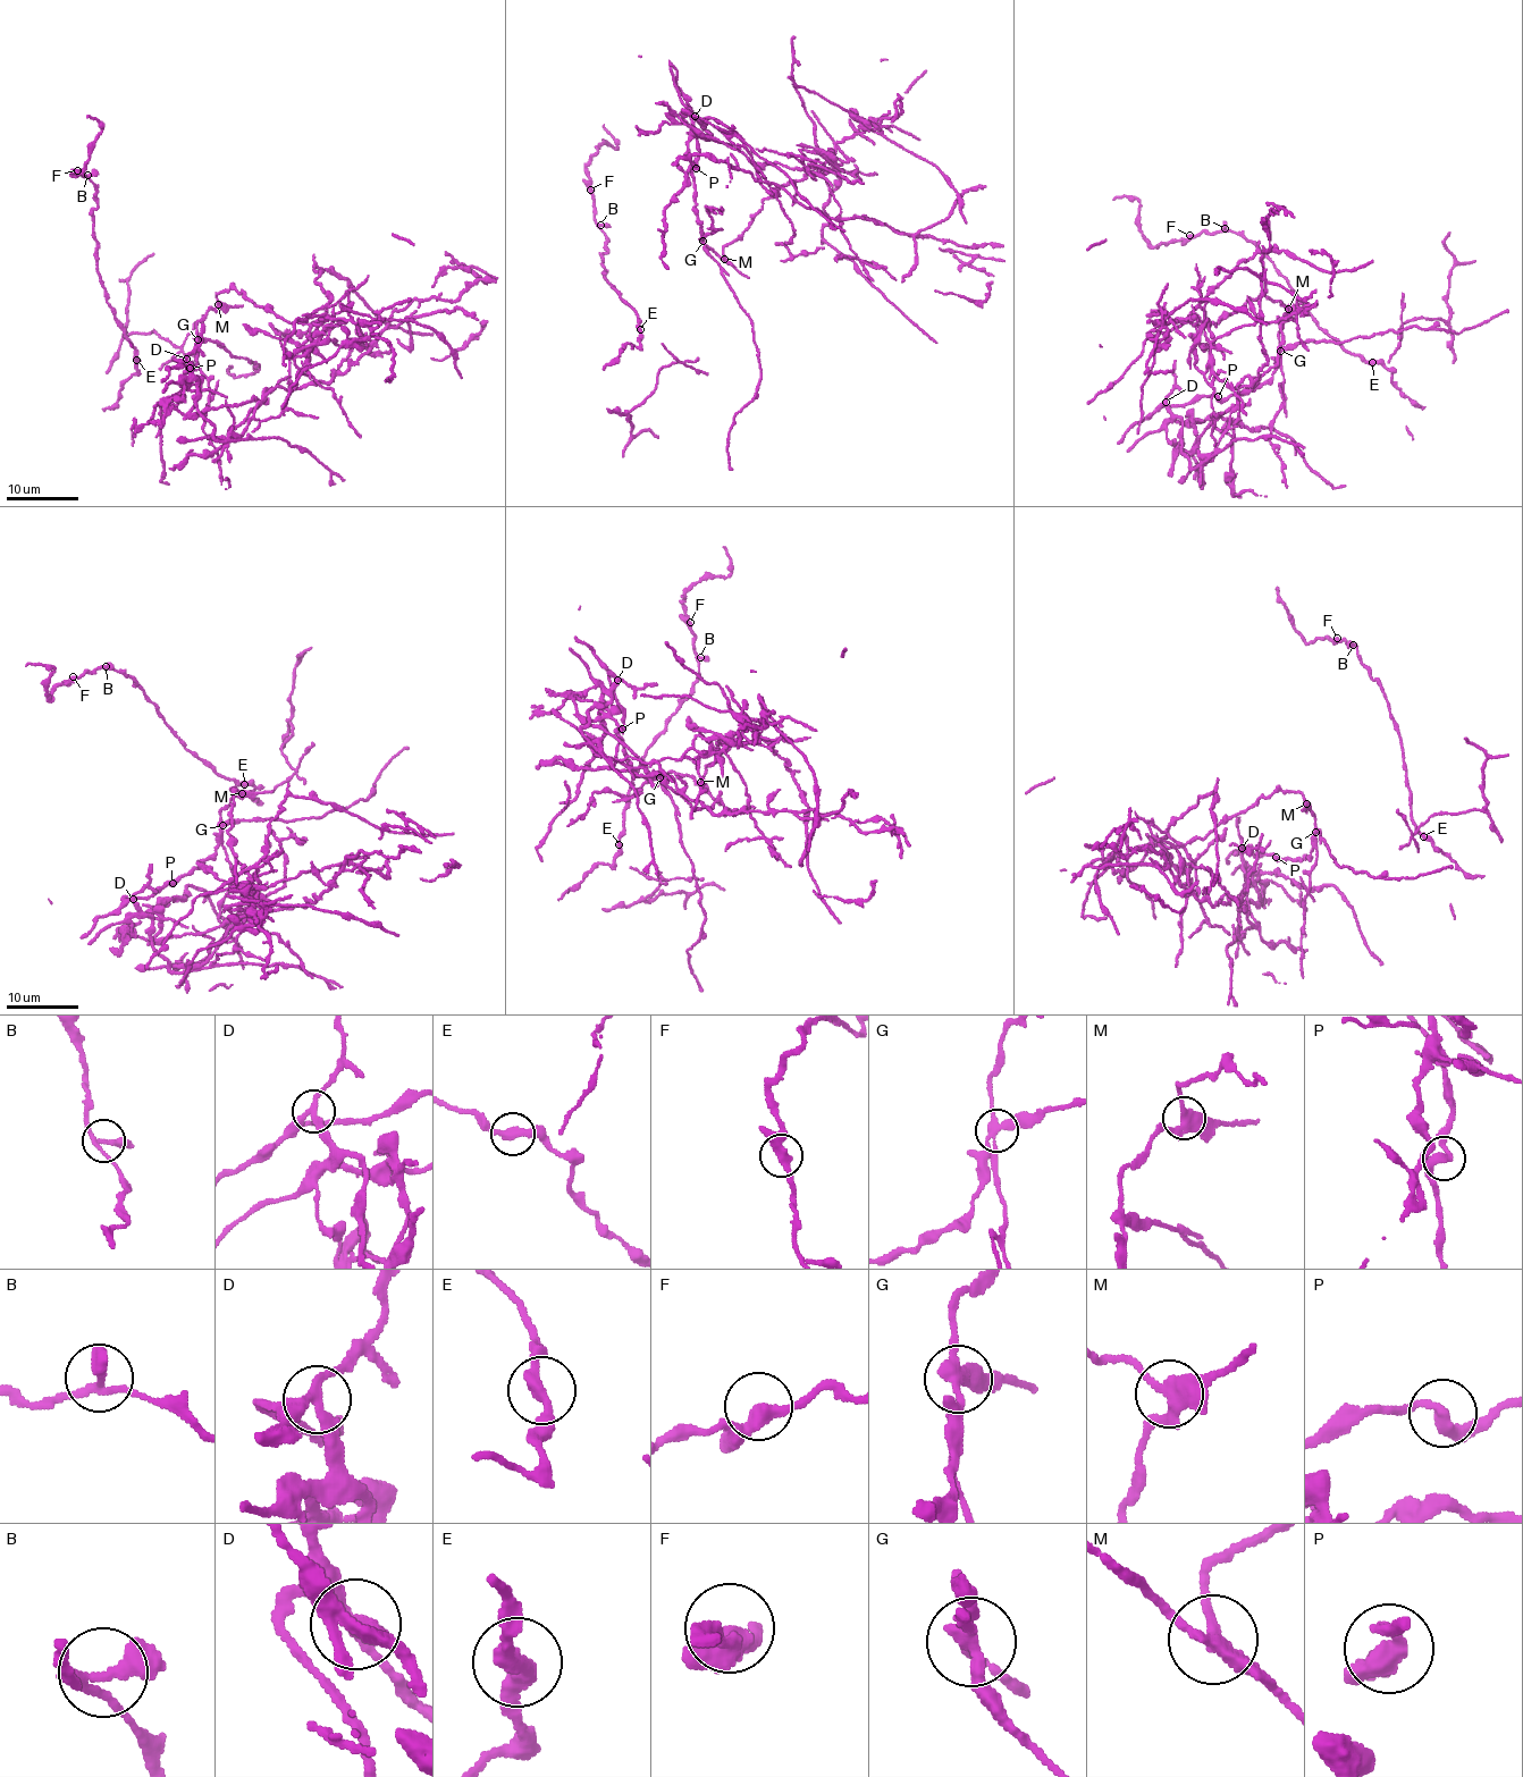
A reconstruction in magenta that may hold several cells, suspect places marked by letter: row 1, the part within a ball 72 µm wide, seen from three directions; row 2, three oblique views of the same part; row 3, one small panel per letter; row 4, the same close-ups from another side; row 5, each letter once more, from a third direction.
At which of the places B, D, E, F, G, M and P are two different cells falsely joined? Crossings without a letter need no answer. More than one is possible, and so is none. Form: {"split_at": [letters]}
{"split_at": ["D", "G", "M"]}

